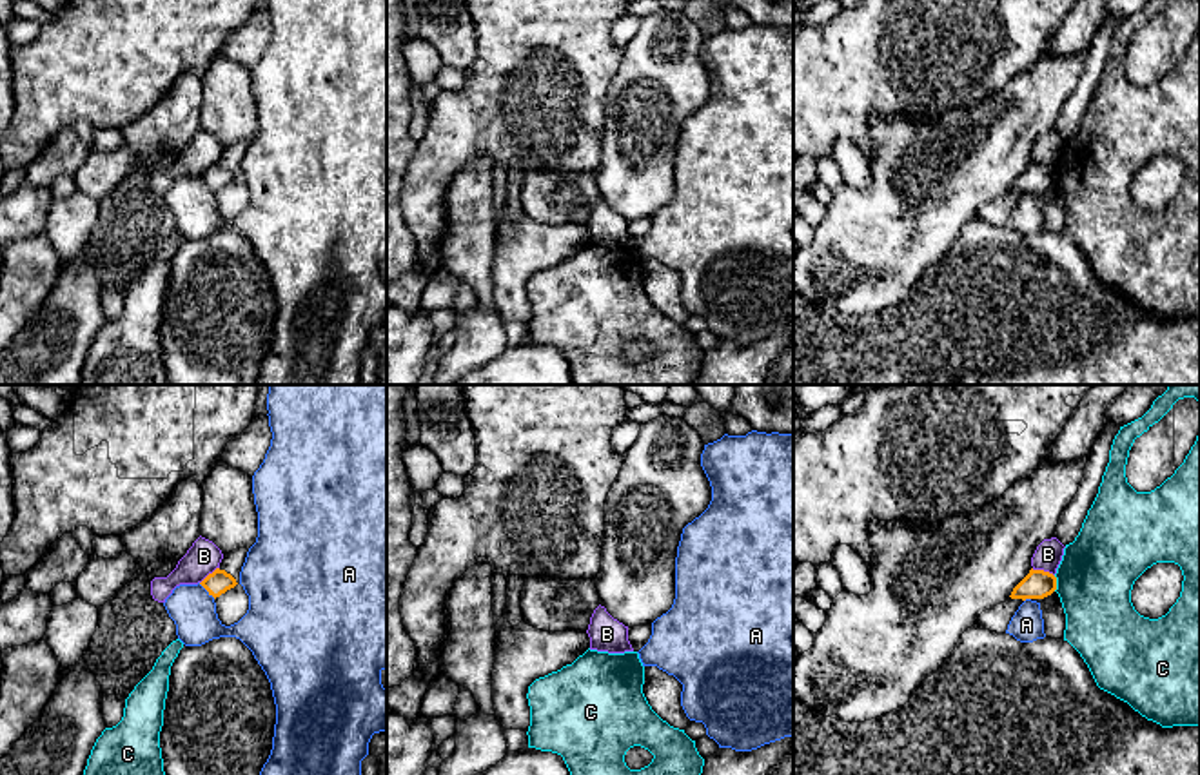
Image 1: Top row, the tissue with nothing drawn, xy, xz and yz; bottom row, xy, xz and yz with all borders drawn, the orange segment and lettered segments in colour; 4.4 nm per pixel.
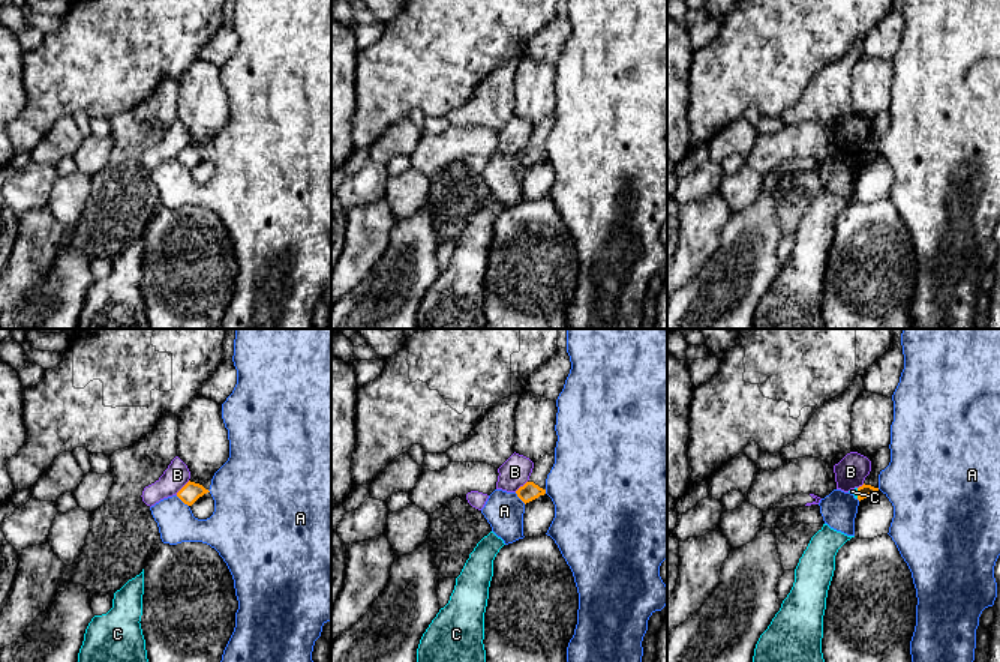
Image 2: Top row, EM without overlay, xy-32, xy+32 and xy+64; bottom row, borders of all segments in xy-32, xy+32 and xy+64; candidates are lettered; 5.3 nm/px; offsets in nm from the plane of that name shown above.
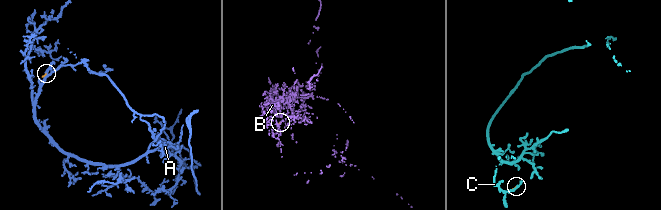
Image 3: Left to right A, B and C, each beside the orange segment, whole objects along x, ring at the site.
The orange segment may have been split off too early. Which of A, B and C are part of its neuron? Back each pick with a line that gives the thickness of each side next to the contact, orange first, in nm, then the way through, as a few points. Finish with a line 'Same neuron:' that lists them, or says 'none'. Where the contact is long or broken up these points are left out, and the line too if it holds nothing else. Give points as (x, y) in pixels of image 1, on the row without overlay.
Same neuron: none

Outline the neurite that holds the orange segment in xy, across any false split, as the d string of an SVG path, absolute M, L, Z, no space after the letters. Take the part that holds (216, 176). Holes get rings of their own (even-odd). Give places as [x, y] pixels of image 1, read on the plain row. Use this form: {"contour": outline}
{"contour": "M236 142L223 149L220 160L200 176L209 185L209 189L216 192L240 178L240 165L247 145L247 142Z"}

